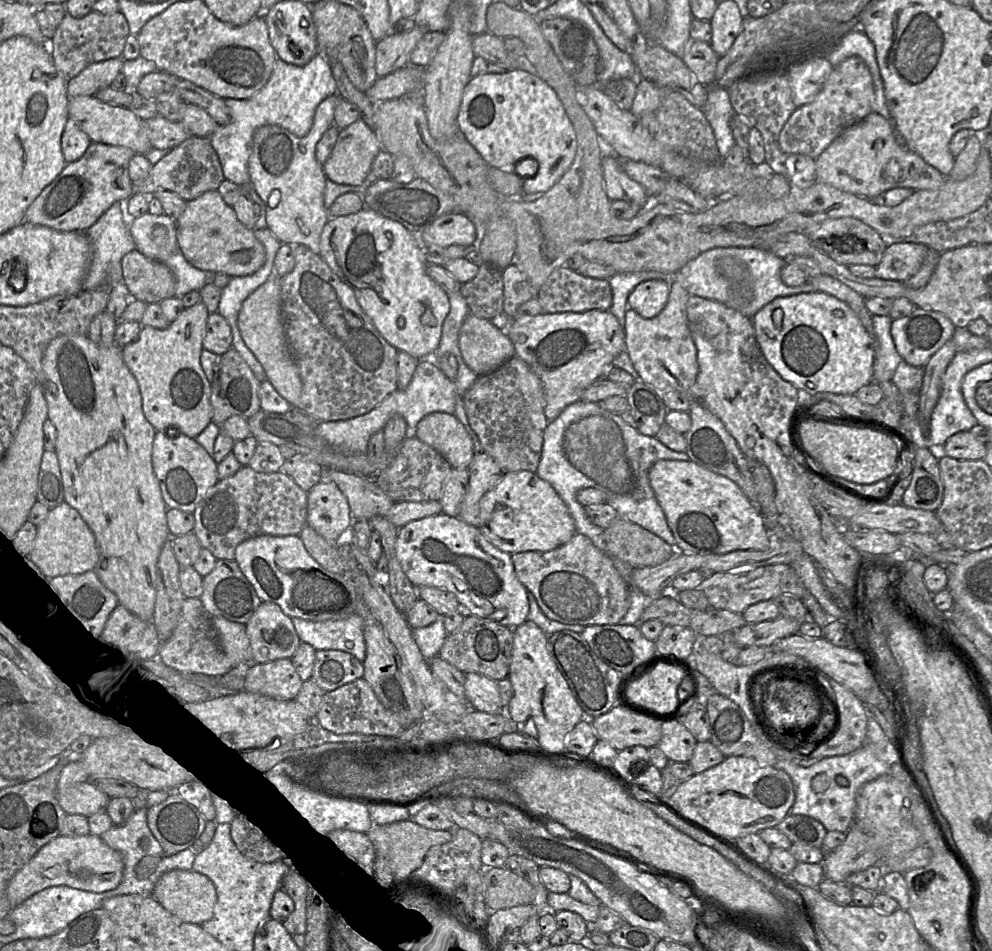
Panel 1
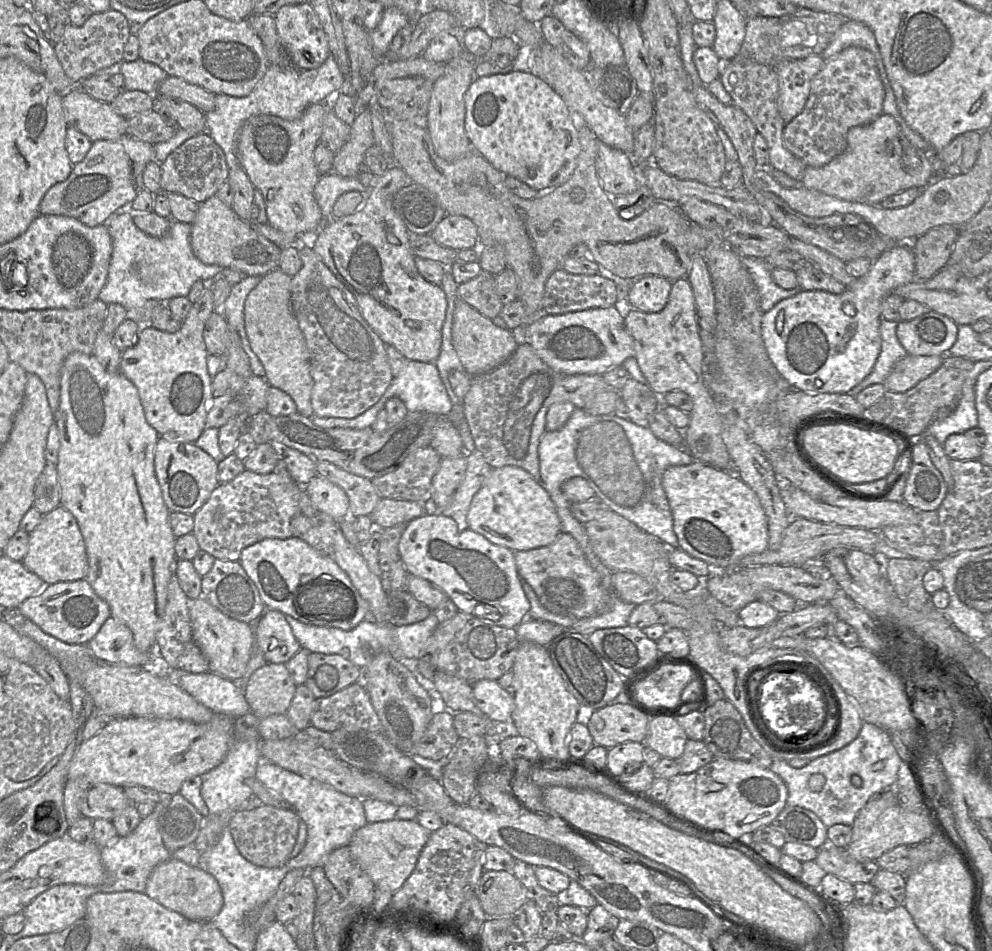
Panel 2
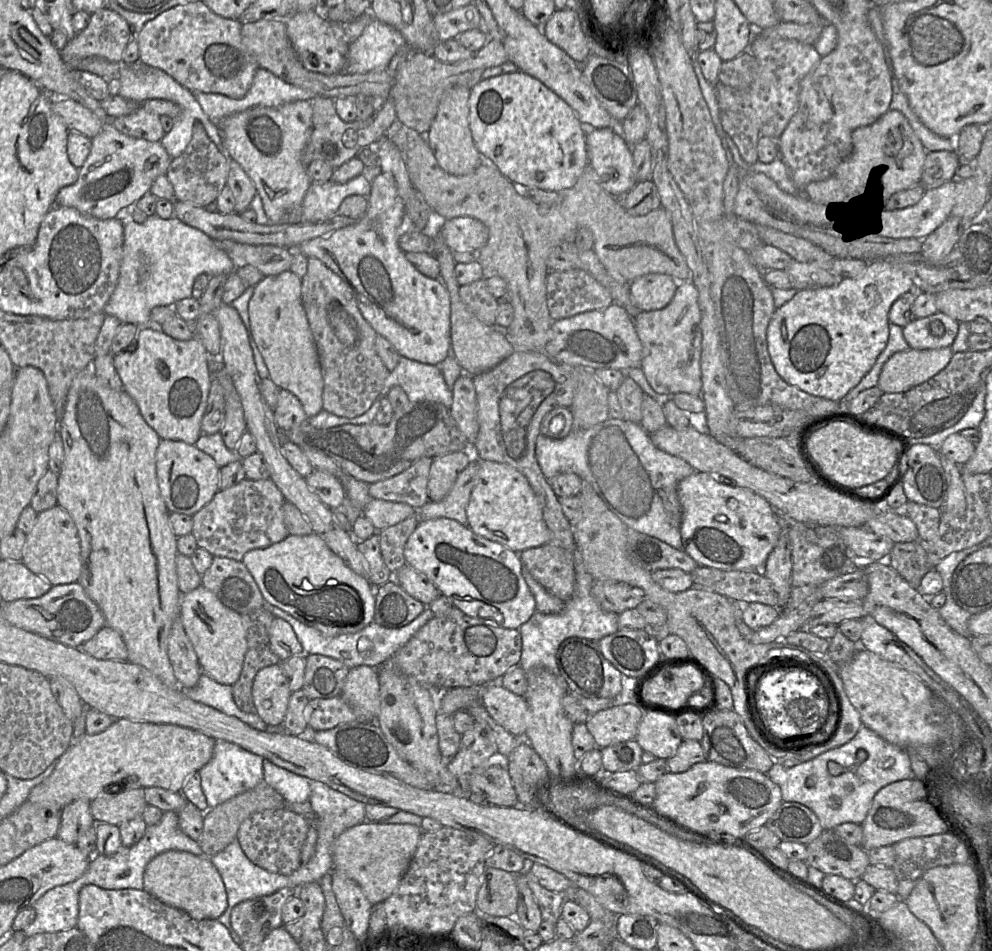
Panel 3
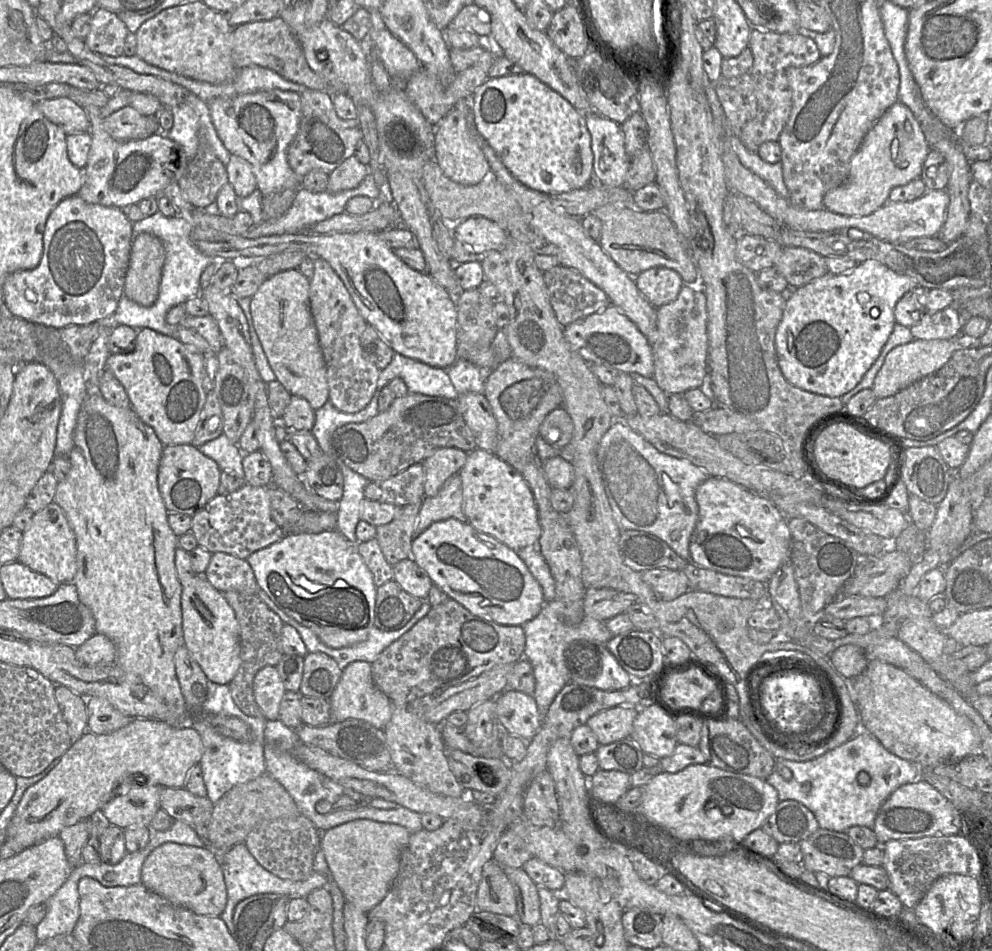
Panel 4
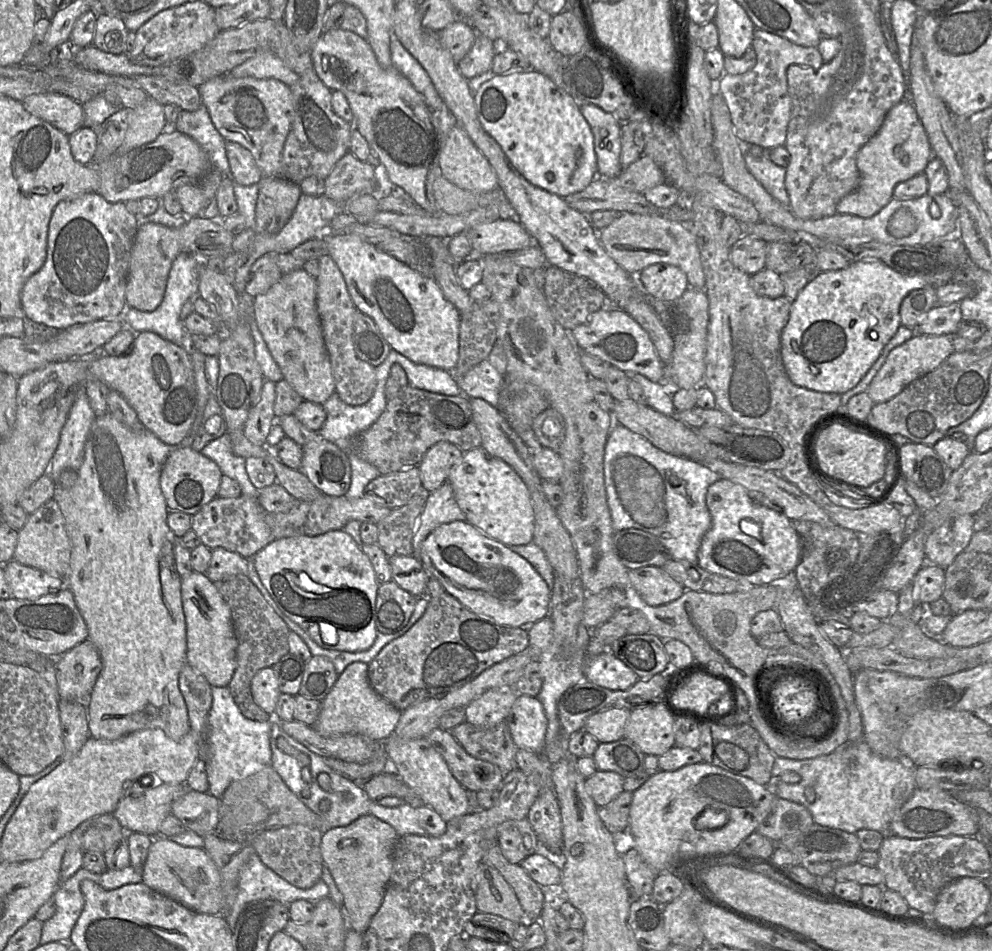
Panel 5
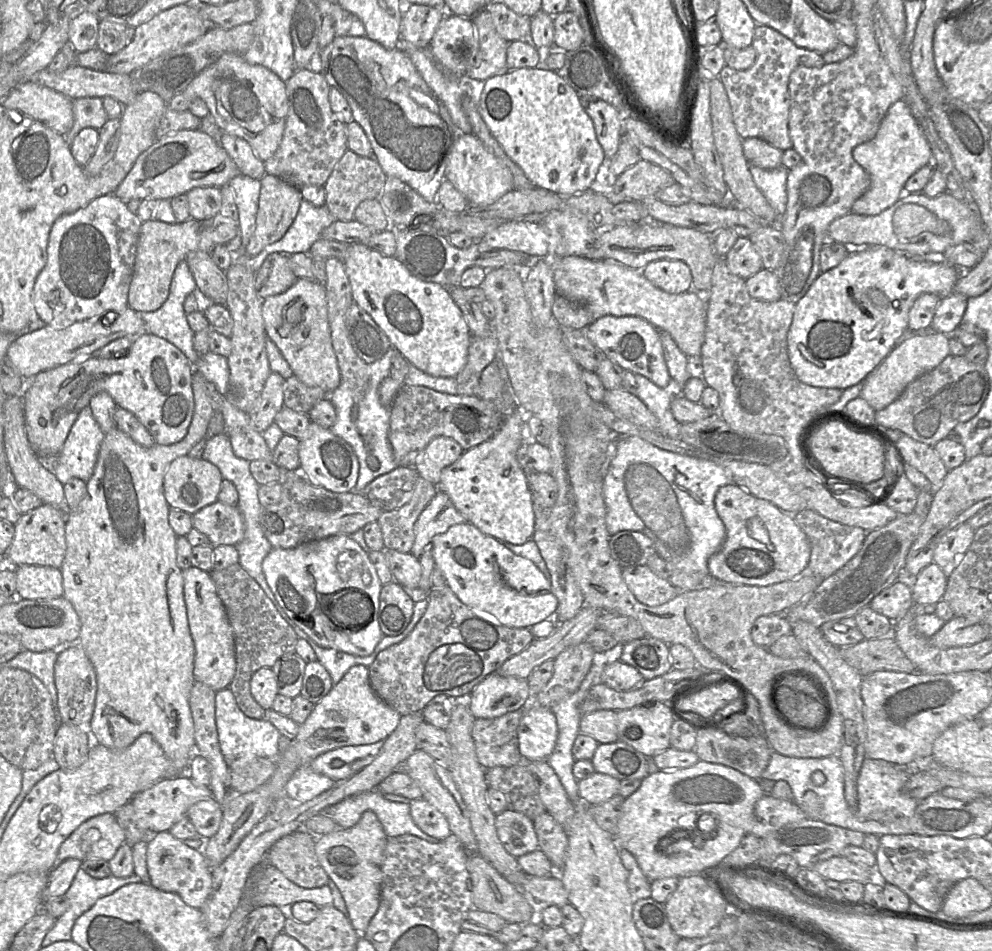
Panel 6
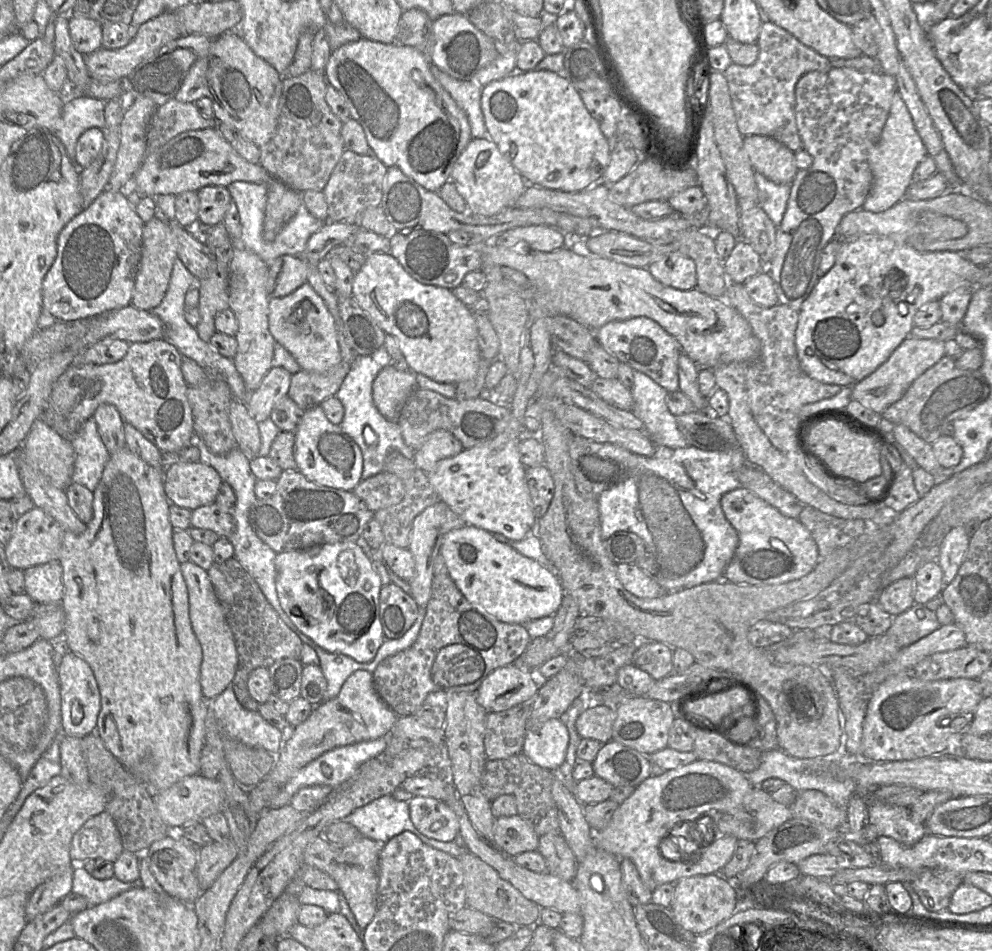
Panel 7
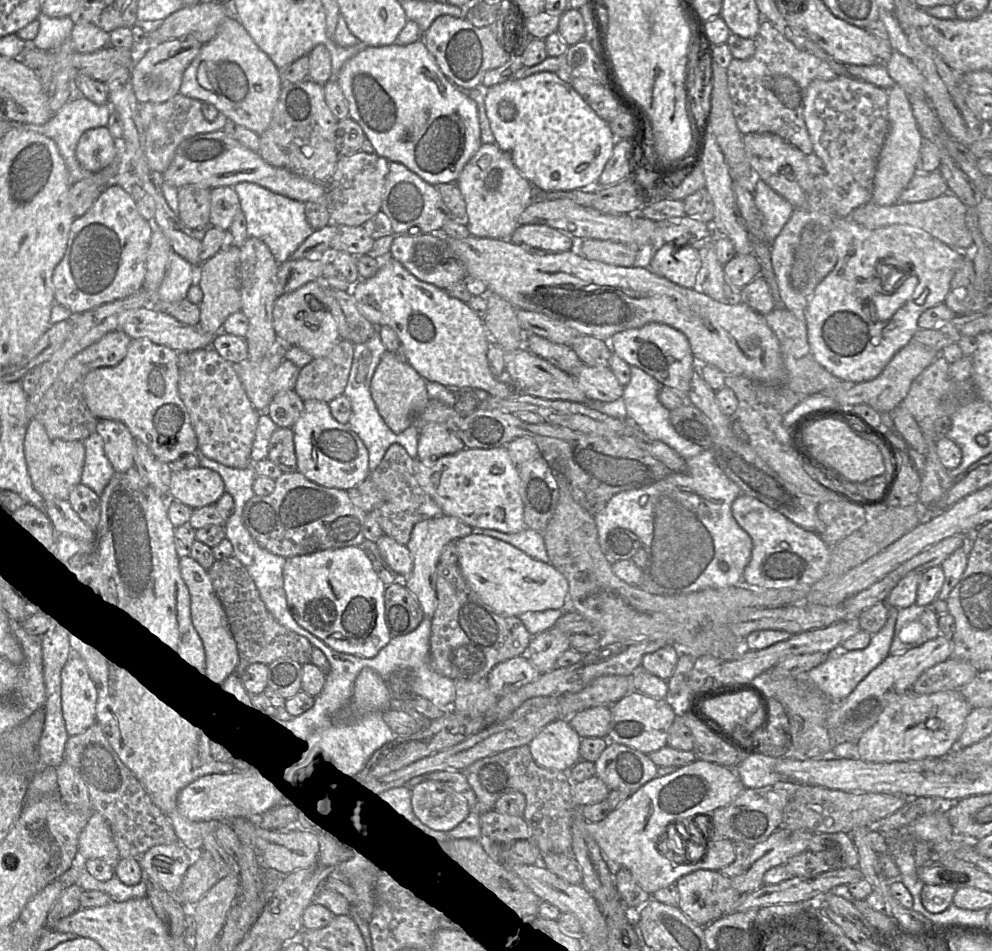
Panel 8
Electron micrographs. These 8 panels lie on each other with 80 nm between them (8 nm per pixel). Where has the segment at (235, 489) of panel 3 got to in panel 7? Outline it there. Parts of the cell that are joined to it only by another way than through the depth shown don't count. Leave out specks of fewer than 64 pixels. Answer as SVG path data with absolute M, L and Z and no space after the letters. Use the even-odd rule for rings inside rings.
M214 502L192 510L191 526L214 531L220 538L229 538L234 531L232 514Z

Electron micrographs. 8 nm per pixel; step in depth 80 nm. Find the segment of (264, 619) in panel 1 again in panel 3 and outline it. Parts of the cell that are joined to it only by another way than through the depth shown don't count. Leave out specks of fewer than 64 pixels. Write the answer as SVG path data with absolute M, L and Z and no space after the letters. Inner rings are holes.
M275 617L269 628L270 648L280 661L285 661L293 655L304 654L292 626L282 618Z

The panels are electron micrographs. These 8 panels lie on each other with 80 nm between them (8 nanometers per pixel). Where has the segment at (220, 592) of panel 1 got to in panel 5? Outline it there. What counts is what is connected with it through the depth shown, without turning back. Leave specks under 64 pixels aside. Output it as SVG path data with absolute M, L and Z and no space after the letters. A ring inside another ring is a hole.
M224 548L211 550L212 556L206 576L214 583L223 580L225 577L248 573L248 559L238 553L228 551Z

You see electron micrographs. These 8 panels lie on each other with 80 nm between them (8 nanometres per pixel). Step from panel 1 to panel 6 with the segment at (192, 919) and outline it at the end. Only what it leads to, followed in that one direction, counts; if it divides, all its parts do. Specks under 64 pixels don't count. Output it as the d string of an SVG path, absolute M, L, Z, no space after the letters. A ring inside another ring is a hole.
M169 831L157 833L148 842L149 883L156 889L176 893L189 906L201 909L212 889L212 868L200 851L186 845Z

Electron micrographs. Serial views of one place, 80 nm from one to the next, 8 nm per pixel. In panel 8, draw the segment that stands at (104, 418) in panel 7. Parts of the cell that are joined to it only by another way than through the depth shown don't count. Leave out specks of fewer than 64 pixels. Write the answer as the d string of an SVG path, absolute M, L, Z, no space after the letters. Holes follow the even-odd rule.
M98 419L97 432L102 437L104 452L115 472L124 473L134 466L136 440L122 422Z

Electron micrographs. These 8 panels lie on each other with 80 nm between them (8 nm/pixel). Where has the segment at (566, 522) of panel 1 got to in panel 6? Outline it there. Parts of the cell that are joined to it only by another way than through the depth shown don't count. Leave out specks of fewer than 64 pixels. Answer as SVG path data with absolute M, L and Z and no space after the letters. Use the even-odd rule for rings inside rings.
M517 405L513 412L504 418L495 435L469 450L459 459L443 469L438 489L444 491L456 509L468 522L483 533L514 545L524 544L532 538L535 529L532 494L529 487L529 474L522 467L522 445L526 440L527 414Z

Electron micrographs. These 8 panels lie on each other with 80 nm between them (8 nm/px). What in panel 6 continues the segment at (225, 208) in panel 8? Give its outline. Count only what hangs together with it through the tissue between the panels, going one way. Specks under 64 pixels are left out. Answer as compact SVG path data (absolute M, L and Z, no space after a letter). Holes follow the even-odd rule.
M197 187L187 192L190 218L210 221L219 218L222 204L220 187Z

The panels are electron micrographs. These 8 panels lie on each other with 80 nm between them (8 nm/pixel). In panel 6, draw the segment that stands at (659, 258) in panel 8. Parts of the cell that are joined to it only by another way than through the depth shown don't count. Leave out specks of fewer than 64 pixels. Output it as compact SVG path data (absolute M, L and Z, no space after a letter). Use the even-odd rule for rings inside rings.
M655 260L648 263L642 272L654 286L665 292L680 294L692 289L691 270L681 260Z

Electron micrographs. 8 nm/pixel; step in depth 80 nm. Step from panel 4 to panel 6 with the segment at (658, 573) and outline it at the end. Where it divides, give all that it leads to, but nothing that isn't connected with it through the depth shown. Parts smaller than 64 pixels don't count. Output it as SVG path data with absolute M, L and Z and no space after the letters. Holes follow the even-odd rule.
M647 565L623 567L622 576L636 599L648 606L662 605L679 593L675 586L668 580L656 575Z

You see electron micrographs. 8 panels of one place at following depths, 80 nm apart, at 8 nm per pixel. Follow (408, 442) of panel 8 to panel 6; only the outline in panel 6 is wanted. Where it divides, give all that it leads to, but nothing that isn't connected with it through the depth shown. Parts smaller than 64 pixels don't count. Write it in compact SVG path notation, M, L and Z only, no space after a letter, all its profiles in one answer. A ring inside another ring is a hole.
M390 348L380 360L370 364L370 381L365 392L353 392L348 383L341 381L340 385L326 397L336 410L336 421L329 428L330 431L352 447L359 462L358 479L351 492L360 492L375 478L399 467L389 441L390 408L384 407L378 397L379 385L390 374L394 354L395 351ZM369 456L378 459L379 467L376 470L369 467Z

